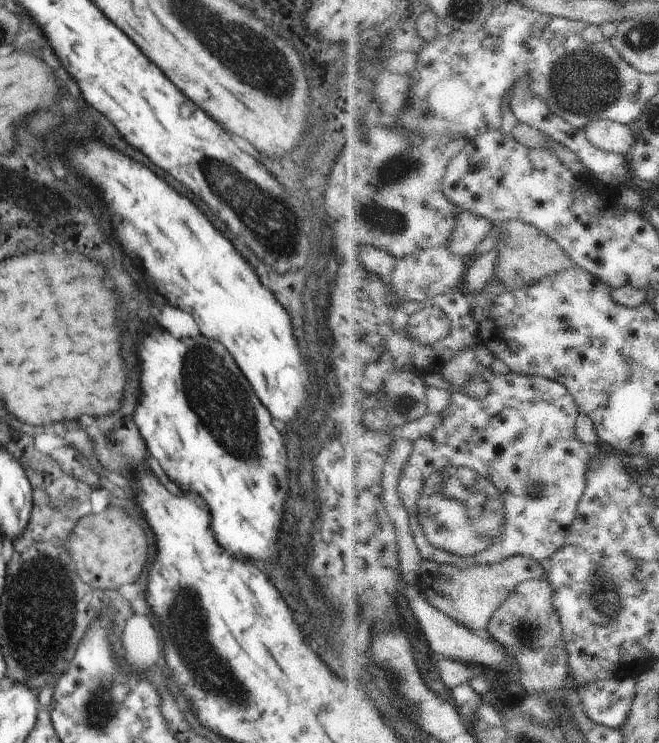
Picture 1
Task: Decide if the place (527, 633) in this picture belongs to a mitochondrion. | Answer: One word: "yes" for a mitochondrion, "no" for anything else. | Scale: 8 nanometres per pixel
yes

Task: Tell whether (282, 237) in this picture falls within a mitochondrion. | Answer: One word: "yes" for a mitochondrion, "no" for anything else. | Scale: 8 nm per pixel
yes

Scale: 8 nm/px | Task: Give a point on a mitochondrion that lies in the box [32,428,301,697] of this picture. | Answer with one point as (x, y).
(59, 628)

